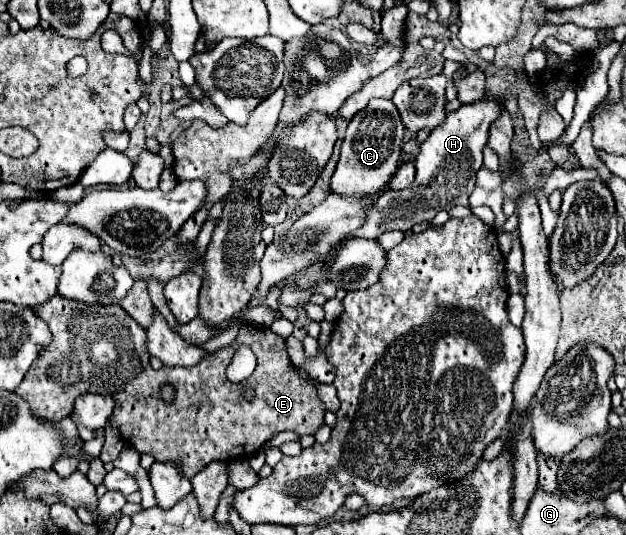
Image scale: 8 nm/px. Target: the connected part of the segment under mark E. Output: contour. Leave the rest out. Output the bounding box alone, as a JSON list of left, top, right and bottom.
[16,296,326,478]

